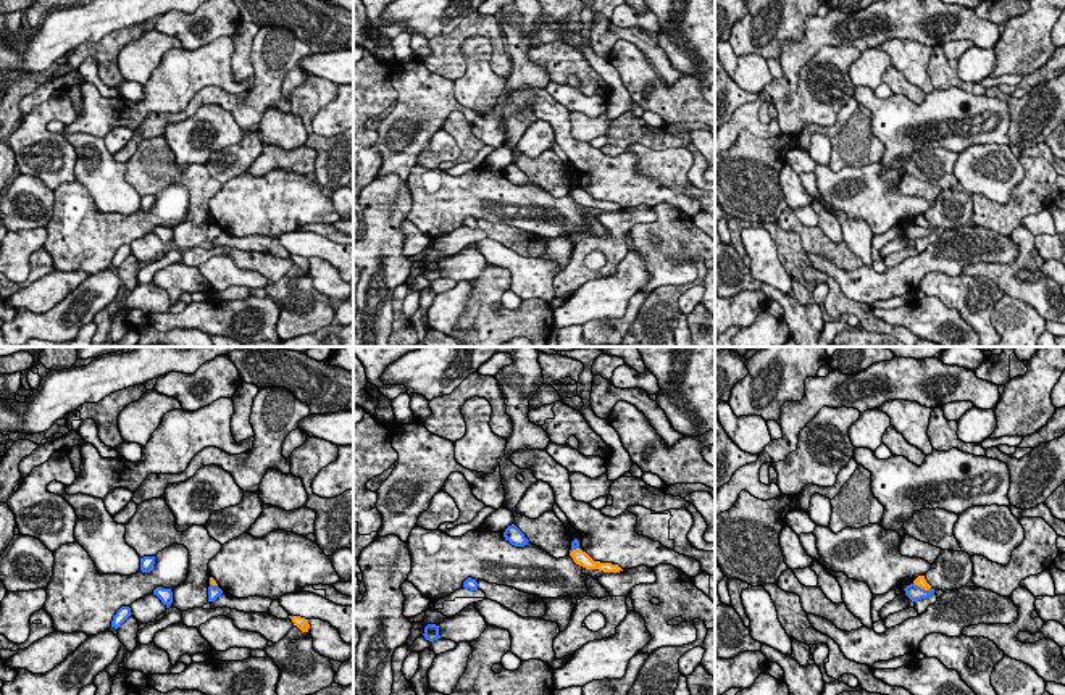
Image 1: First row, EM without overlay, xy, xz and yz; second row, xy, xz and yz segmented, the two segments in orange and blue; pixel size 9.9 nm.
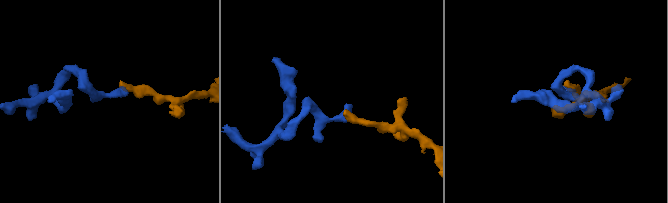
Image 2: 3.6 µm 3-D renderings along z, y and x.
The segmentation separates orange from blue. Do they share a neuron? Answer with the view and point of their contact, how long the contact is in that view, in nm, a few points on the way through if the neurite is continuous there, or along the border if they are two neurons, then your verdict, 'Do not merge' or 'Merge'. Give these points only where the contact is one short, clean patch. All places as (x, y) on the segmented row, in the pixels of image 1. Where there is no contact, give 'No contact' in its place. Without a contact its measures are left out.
Touches orange at yz (922, 587). Shared border 190 nm. Boundary: yz (914, 582), (930, 589). Do not merge

